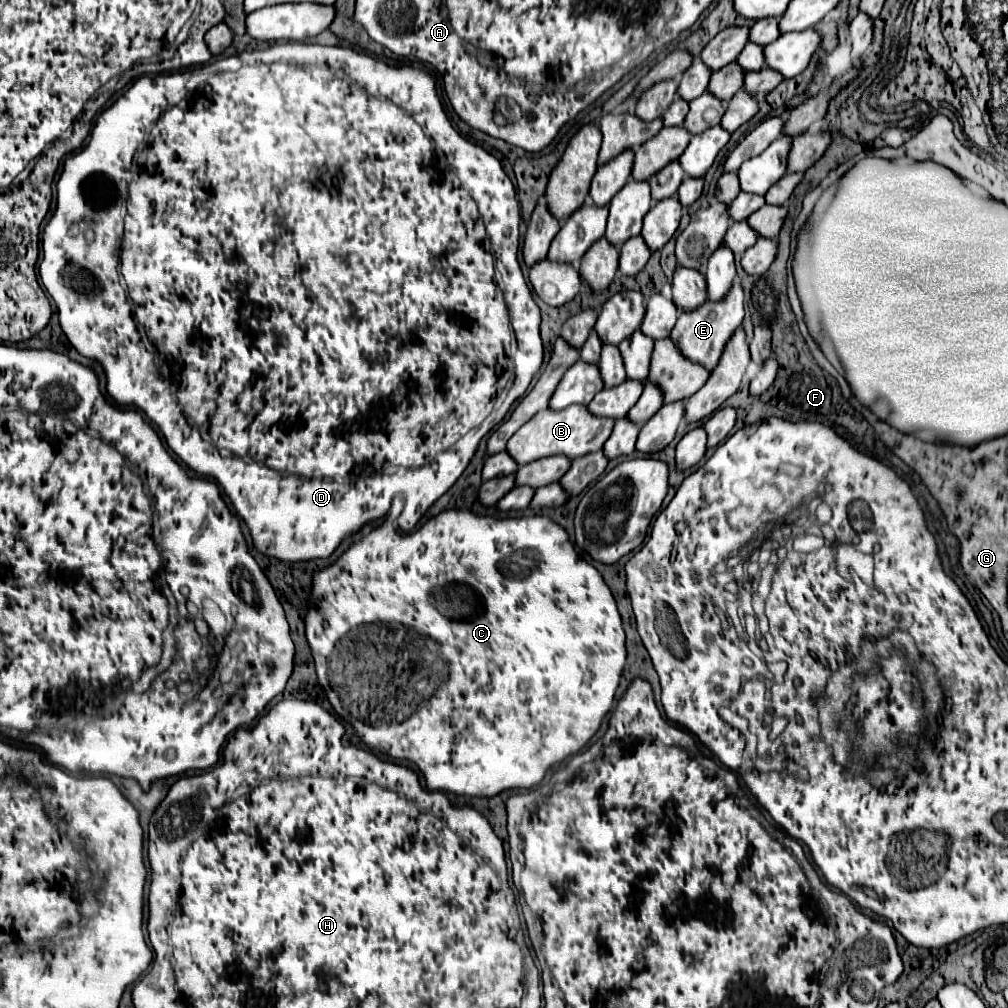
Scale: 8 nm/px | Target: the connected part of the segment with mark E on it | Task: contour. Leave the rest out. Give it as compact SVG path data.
M735 282L729 288L729 294L721 298L721 302L703 302L701 306L697 306L697 310L681 312L675 328L671 330L671 338L689 360L703 364L707 370L713 370L727 340L741 326L741 322L743 322L743 288L739 282Z

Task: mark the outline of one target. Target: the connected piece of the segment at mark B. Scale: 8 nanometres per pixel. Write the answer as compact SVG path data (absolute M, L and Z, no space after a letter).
M567 406L565 410L541 410L541 414L535 414L513 438L507 442L507 452L517 460L519 466L525 466L533 460L565 454L569 458L579 458L583 454L595 452L603 448L603 442L613 432L613 418L597 418L595 414L589 414L587 406Z

